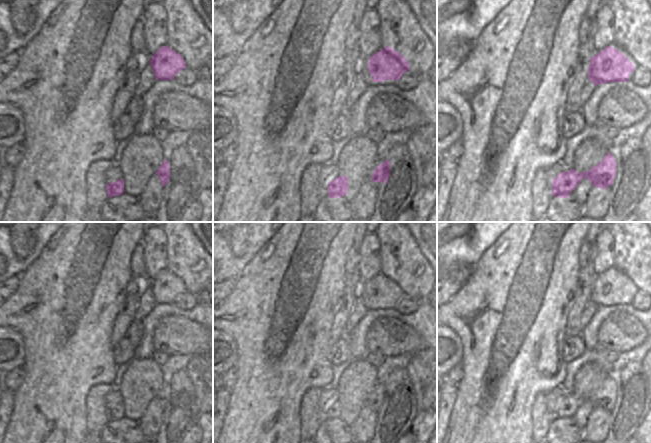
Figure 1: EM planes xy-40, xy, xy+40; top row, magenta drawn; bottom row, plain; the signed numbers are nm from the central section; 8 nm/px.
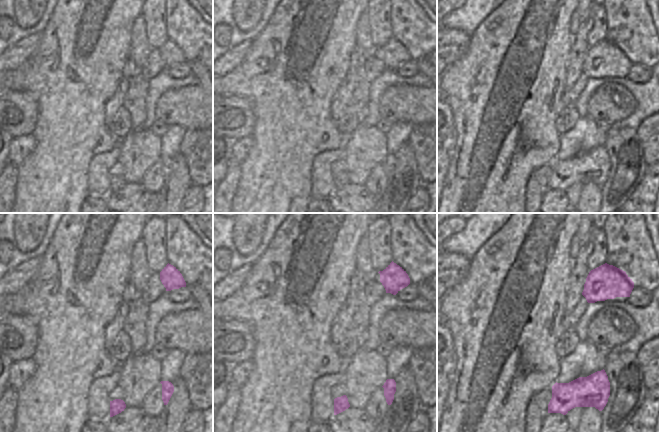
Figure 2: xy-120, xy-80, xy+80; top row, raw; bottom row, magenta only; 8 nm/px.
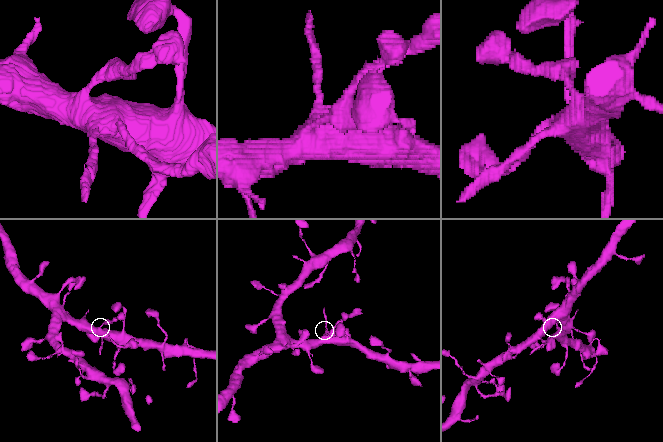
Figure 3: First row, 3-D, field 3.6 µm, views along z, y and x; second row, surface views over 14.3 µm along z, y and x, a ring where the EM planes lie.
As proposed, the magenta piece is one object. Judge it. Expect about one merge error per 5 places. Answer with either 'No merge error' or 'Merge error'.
No merge error.

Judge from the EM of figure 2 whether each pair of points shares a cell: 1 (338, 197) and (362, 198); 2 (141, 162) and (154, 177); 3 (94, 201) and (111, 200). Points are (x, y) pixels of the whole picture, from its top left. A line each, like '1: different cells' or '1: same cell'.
1: same cell
2: different cells
3: different cells

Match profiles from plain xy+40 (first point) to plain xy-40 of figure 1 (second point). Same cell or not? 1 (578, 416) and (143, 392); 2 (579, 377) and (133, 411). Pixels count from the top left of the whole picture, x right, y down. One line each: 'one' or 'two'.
1: one
2: one

